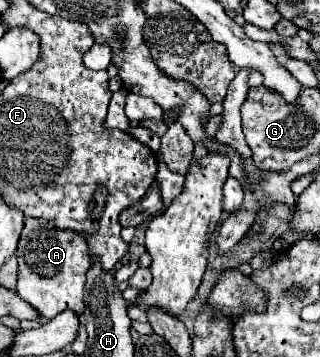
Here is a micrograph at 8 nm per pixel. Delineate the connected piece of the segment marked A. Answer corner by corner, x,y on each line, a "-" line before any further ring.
26,219
16,257
20,265
18,295
40,313
42,321
50,321
66,309
76,311
76,315
84,313
84,275
92,263
88,261
88,245
82,235
74,231
56,231
52,223

